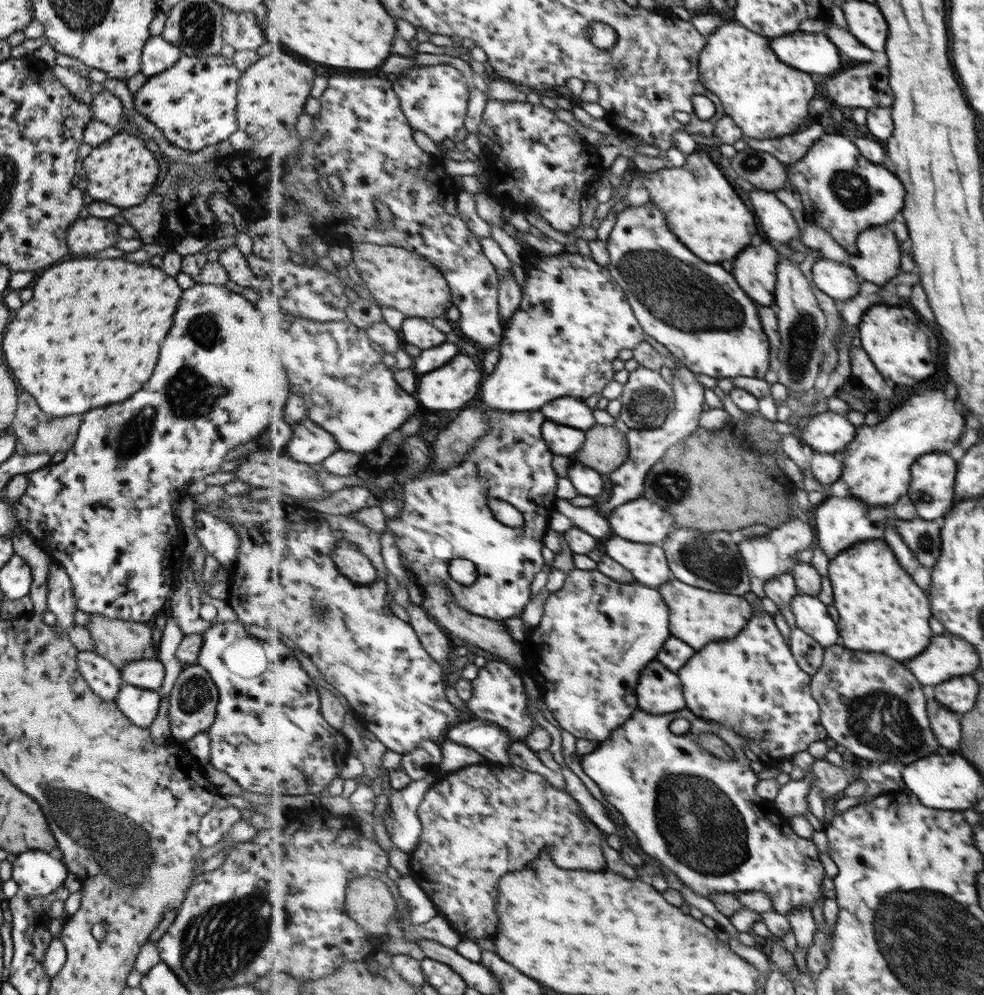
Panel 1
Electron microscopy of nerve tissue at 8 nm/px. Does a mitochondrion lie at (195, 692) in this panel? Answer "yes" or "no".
yes

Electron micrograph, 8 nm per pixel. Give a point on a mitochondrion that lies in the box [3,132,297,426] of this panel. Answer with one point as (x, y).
(202, 329)

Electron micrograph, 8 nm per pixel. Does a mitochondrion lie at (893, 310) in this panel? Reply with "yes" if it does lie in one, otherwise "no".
no

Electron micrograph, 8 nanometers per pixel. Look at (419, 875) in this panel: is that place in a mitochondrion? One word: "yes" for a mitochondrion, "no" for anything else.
no

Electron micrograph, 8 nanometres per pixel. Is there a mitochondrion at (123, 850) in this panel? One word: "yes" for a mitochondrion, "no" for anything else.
yes

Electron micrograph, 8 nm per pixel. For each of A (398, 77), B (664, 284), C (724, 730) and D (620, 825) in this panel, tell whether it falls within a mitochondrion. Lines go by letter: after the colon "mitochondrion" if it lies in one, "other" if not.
A: other
B: mitochondrion
C: other
D: other

